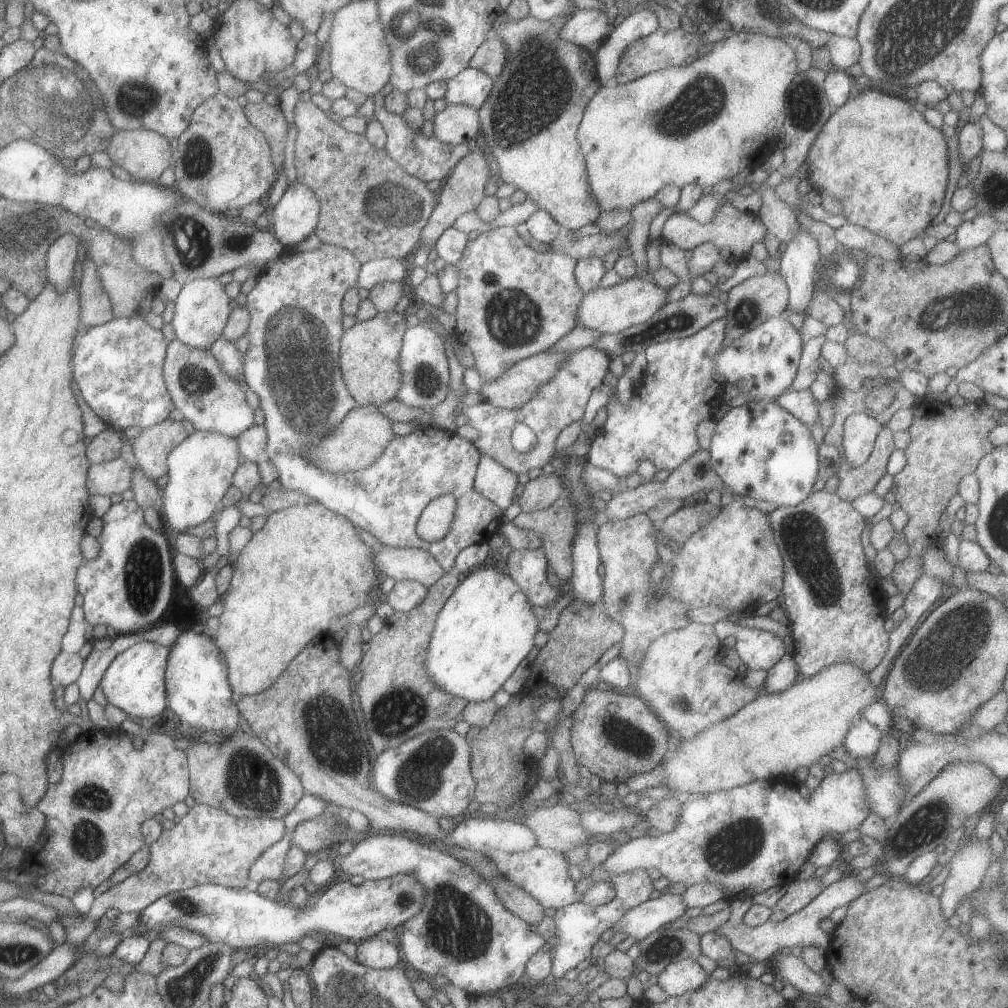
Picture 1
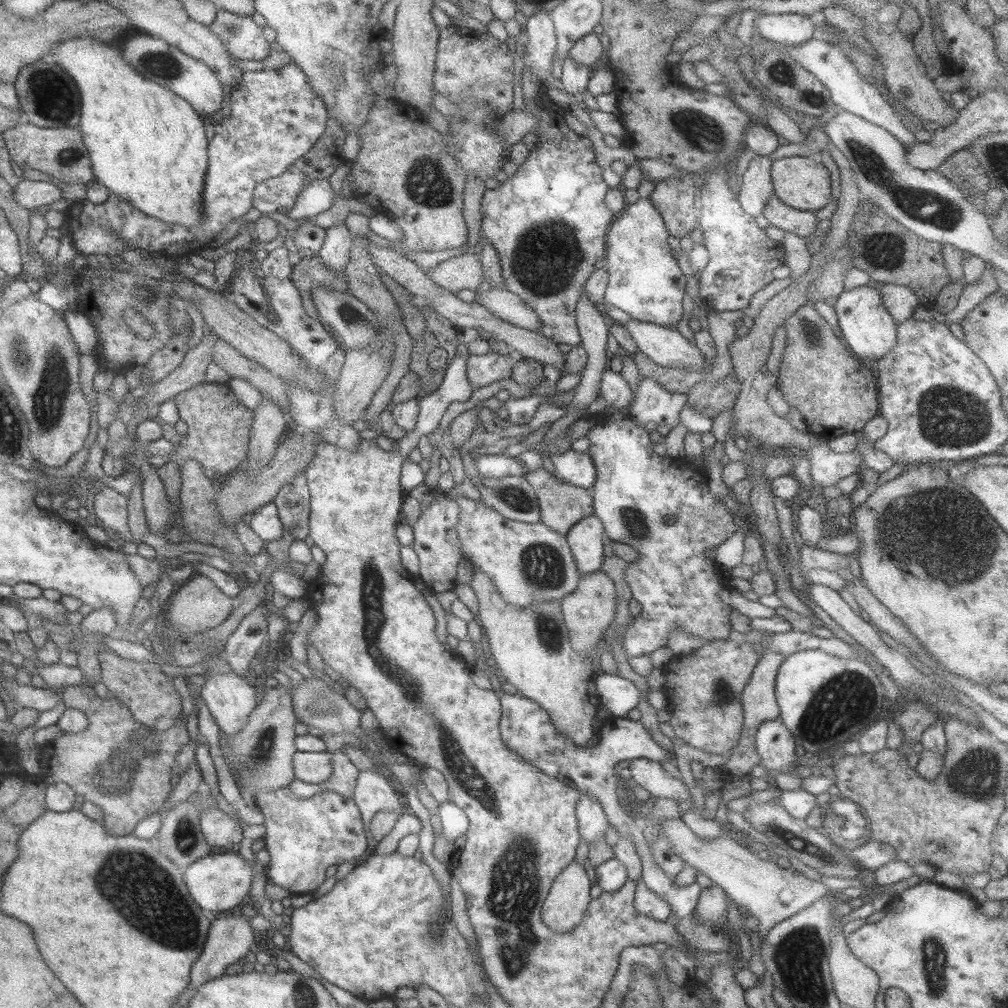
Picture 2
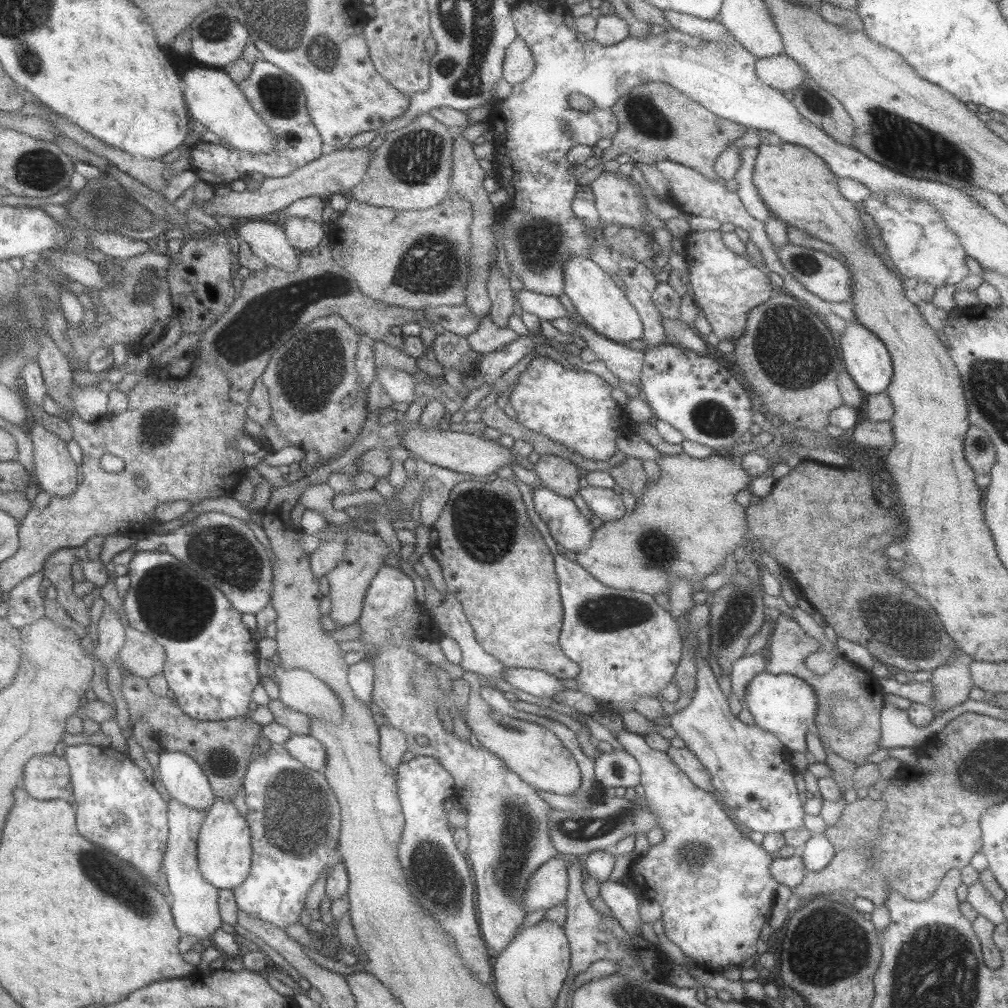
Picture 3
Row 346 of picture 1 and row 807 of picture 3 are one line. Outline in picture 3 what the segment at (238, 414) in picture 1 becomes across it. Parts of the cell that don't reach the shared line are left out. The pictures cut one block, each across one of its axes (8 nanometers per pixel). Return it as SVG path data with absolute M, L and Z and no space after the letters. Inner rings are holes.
M171 798L166 803L166 809L168 837L162 868L167 885L164 891L168 896L175 928L181 936L197 938L201 942L202 939L210 937L222 922L217 911L218 888L209 884L198 871L196 844L206 812L193 810Z

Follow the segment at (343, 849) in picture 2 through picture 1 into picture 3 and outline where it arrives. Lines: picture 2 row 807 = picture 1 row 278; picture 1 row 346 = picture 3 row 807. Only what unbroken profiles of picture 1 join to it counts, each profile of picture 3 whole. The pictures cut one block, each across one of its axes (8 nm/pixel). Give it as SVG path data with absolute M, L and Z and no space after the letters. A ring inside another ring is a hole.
M271 744L265 754L256 750L243 775L242 787L248 810L244 817L250 830L252 855L249 874L240 885L232 888L236 910L284 930L299 920L309 887L319 880L326 868L331 869L335 863L341 861L336 850L340 833L340 806L323 772L308 770L289 756L284 745L279 744Z

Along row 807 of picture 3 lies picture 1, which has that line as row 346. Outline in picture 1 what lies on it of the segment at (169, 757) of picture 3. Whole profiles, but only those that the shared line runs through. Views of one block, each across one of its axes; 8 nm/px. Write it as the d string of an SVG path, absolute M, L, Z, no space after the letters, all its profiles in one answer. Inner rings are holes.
M217 278L195 279L181 286L174 300L174 311L170 320L174 338L197 350L207 350L213 344L213 340L219 338L233 304L224 287Z

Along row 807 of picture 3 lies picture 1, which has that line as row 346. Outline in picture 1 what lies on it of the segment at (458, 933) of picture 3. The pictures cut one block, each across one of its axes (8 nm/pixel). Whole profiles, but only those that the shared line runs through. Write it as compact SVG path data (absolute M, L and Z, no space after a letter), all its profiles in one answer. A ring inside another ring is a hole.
M420 322L416 326L405 329L399 351L398 366L399 372L401 372L401 384L395 394L395 400L403 402L409 408L419 408L429 414L433 410L433 406L439 404L447 396L450 370L447 367L443 341L433 331L432 325Z

